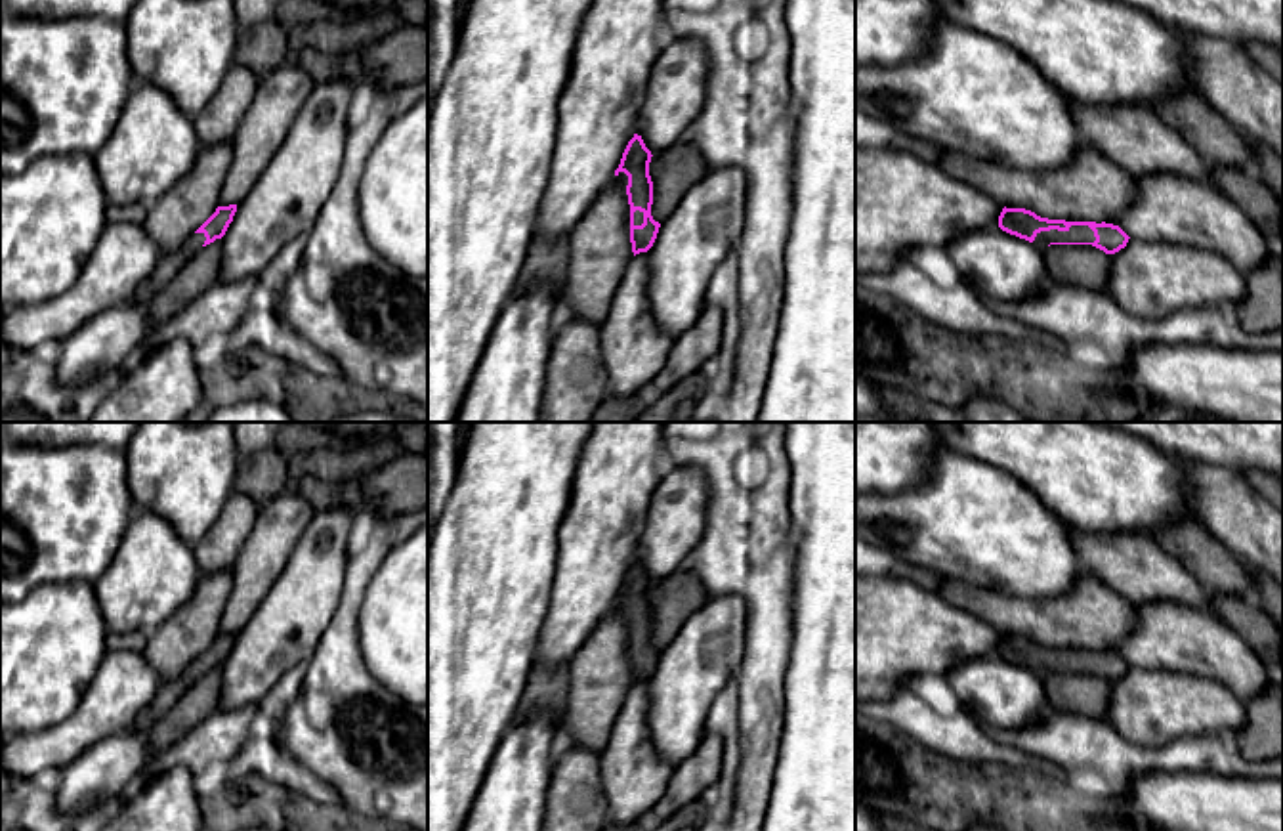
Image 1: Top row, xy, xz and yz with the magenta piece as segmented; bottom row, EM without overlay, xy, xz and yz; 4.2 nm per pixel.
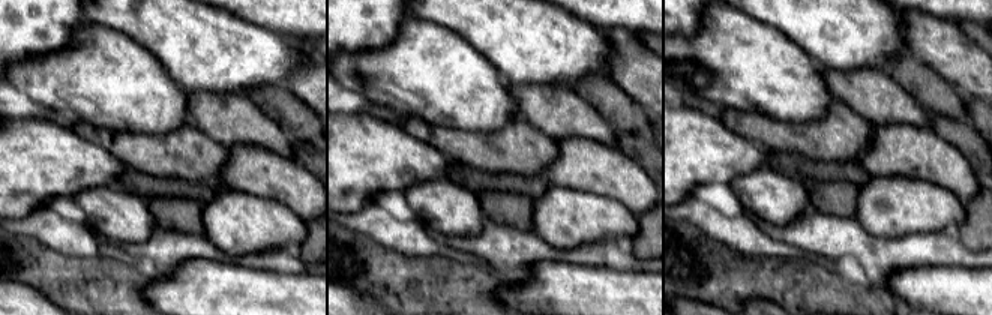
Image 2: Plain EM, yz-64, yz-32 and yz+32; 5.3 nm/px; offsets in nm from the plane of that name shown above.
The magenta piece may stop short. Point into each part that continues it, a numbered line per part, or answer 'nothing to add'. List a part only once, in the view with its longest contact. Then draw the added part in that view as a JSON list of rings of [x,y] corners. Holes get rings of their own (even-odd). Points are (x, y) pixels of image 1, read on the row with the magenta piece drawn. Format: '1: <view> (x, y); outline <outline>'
1: yz (1077, 234); outline [[[1071,225],[1067,231],[1041,231],[1037,233],[1033,245],[1044,248],[1050,243],[1094,243],[1094,231],[1088,225]]]

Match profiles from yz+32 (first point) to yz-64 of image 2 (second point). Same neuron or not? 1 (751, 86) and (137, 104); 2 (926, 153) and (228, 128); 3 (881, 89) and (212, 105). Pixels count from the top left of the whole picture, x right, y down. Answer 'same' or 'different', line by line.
1: same
2: different
3: same

